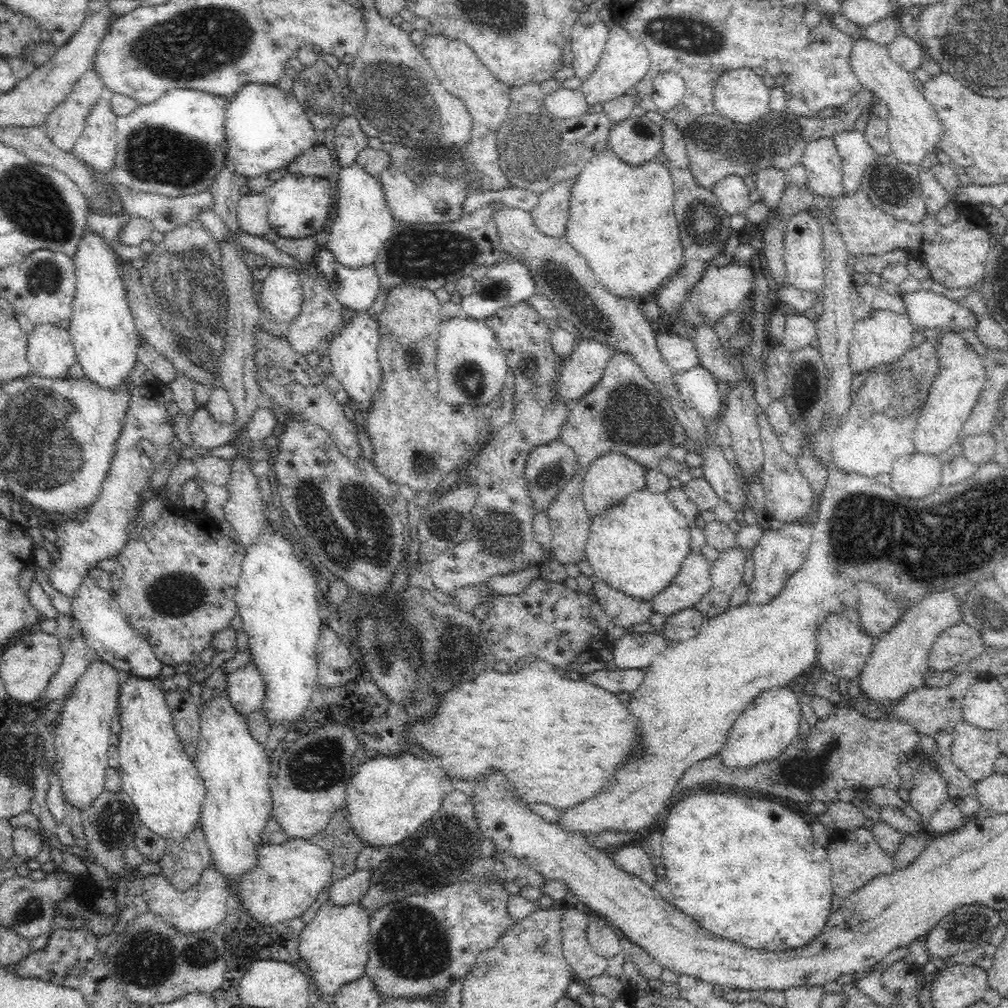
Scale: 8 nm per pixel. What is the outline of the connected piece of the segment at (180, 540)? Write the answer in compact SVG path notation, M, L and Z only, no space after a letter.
M182 507L161 511L152 528L145 527L141 536L129 541L117 556L118 571L111 577L109 594L122 609L130 626L149 642L158 660L174 667L185 662L194 663L213 636L230 626L230 620L237 613L235 595L246 547L234 543L232 536L221 532L202 511Z

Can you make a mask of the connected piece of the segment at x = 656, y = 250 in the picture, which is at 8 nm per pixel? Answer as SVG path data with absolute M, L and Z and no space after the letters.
M608 148L591 158L572 182L564 235L610 294L640 301L649 299L684 264L679 228L672 214L673 200L674 189L668 165L653 159L640 166L632 166Z

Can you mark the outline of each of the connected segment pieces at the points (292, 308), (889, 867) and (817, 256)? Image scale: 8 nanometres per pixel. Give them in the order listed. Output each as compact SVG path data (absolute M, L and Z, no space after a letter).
M271 267L270 274L261 283L260 300L264 309L287 327L301 311L303 286L300 277L287 268Z
M865 827L846 830L842 832L842 836L833 837L826 850L833 872L831 878L833 892L842 899L870 882L875 876L891 873L895 869L893 857L876 842L871 830Z
M810 211L797 212L786 220L783 252L787 282L800 290L811 290L822 293L825 275L822 227L820 227L820 221Z

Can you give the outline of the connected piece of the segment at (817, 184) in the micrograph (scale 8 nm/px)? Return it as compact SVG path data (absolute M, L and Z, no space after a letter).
M833 137L809 142L800 163L806 169L807 186L816 195L830 198L844 195L841 156Z

